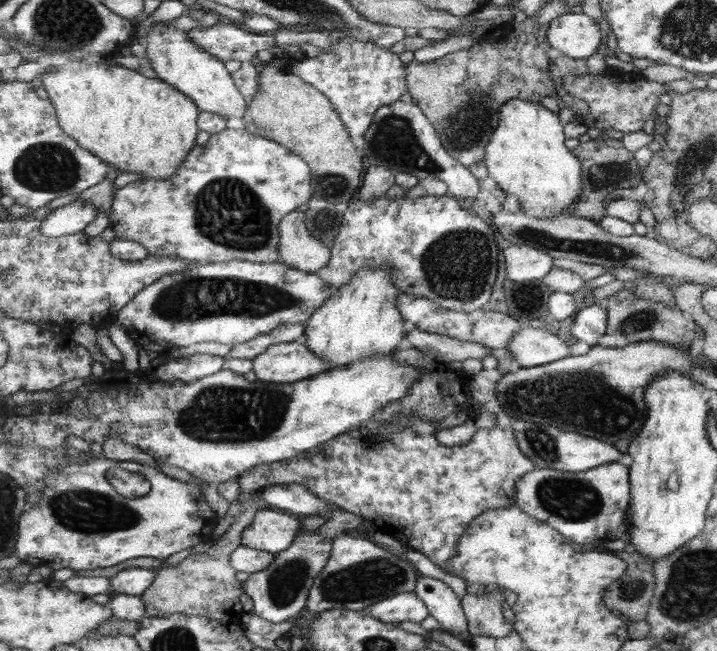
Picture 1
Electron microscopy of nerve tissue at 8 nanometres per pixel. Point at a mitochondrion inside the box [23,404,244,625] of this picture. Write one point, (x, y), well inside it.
(83, 511)

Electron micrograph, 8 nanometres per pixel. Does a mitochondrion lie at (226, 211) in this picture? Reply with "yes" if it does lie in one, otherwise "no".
yes

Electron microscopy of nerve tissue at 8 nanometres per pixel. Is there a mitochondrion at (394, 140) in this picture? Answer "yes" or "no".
yes

